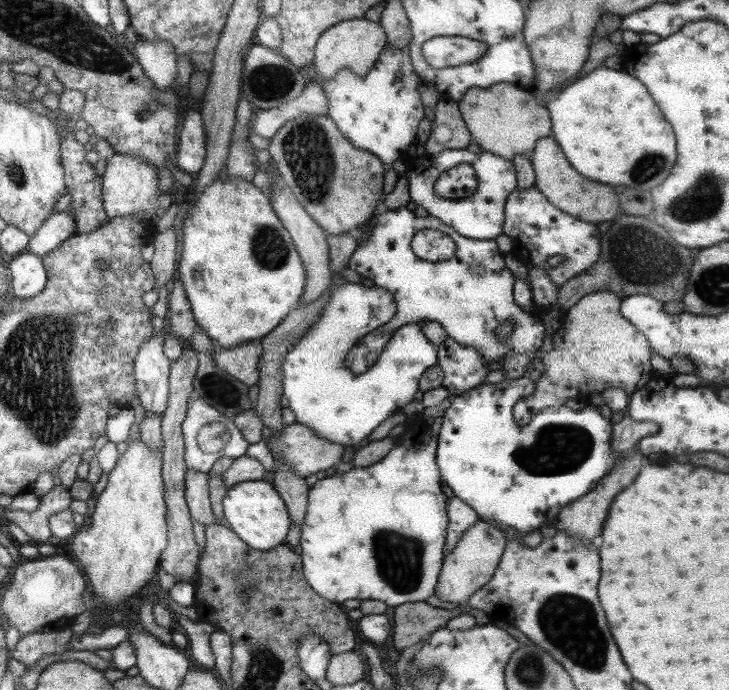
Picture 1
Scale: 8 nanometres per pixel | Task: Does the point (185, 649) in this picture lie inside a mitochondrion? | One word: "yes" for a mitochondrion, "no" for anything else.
no

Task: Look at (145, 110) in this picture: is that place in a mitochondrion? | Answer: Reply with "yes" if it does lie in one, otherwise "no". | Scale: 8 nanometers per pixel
yes

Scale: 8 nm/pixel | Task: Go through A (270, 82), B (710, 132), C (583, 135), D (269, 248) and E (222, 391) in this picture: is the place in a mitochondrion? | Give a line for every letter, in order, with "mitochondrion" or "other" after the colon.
A: mitochondrion
B: other
C: other
D: mitochondrion
E: mitochondrion

